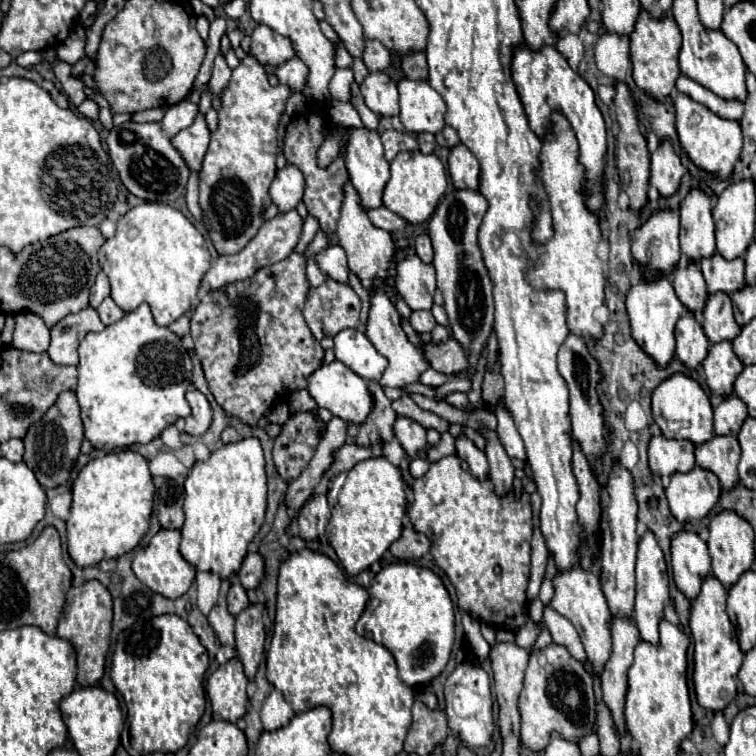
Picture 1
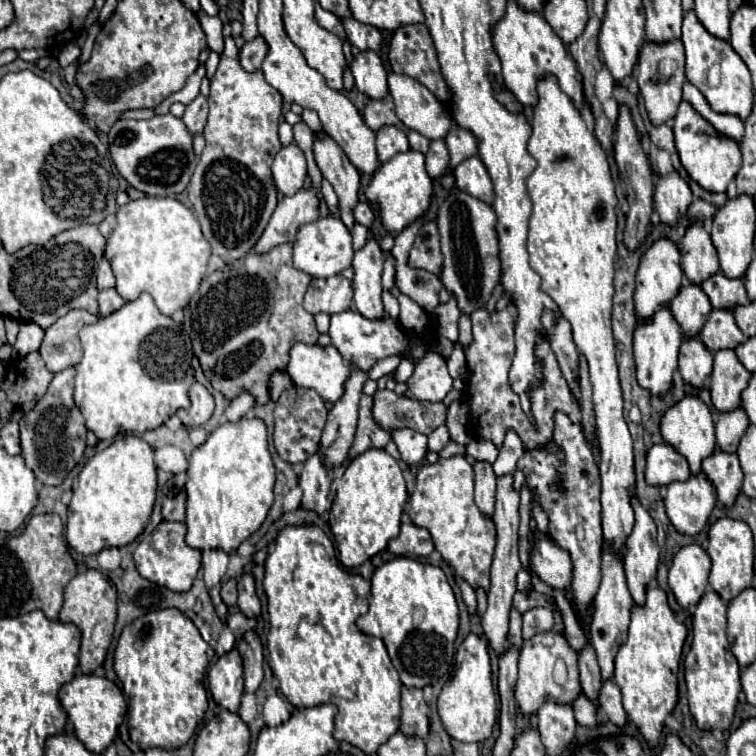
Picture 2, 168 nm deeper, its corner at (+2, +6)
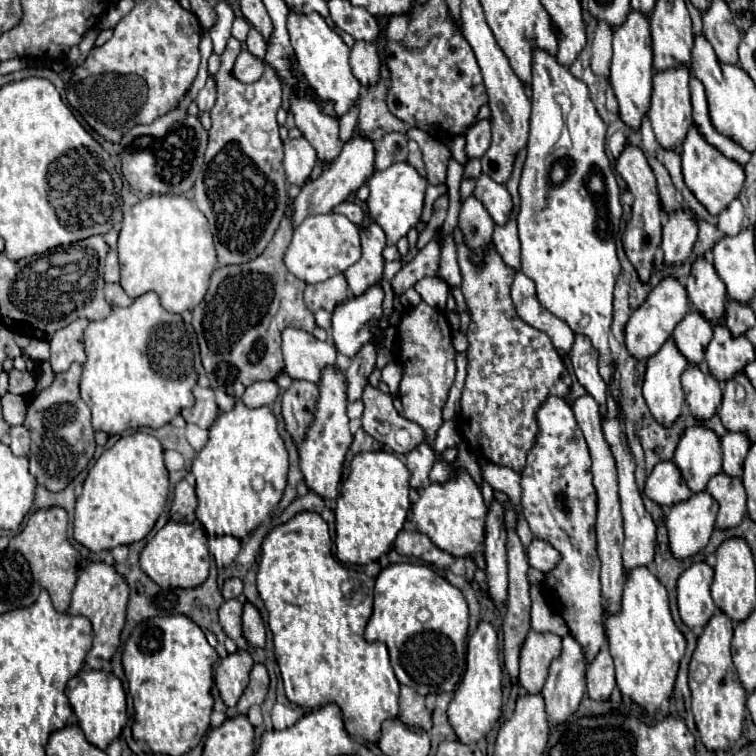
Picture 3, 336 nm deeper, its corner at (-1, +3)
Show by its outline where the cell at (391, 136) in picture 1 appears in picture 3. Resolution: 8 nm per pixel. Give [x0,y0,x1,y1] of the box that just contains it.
[376,133,408,169]

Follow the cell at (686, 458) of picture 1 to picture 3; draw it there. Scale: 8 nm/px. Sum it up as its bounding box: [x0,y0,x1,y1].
[644,461,692,507]

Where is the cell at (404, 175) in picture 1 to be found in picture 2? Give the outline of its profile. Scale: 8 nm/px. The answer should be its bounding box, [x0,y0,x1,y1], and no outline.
[365,150,433,232]

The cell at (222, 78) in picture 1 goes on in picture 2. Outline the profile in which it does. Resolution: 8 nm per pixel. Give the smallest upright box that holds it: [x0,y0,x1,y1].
[197,12,223,54]

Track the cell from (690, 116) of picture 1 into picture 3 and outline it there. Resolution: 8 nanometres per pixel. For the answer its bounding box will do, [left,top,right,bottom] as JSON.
[682,127,744,215]

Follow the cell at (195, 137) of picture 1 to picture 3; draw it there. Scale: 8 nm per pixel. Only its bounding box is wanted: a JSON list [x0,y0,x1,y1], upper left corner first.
[196,75,216,111]

